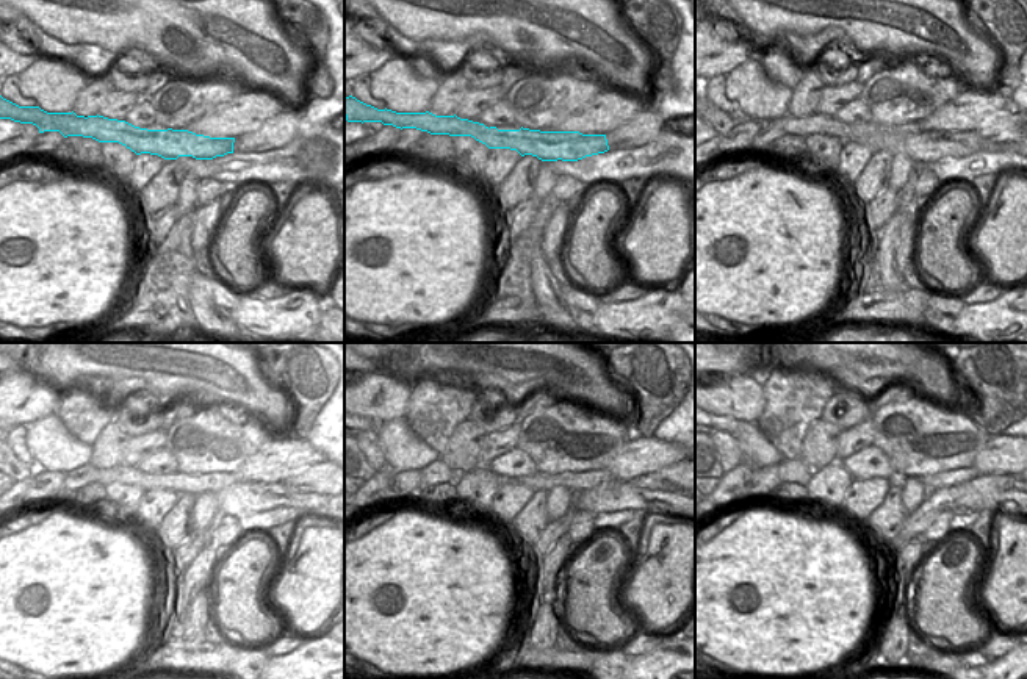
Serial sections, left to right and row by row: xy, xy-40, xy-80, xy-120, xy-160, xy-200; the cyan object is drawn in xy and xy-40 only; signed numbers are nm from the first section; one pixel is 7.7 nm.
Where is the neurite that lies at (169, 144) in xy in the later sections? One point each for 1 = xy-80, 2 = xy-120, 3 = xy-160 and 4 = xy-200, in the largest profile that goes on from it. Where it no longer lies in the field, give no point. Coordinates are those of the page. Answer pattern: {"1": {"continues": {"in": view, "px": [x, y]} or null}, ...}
{"1": {"continues": {"in": "xy-80", "px": [927, 146]}}, "2": {"continues": {"in": "xy-120", "px": [245, 498]}}, "3": {"continues": {"in": "xy-160", "px": [614, 495]}}, "4": {"continues": {"in": "xy-200", "px": [968, 499]}}}

